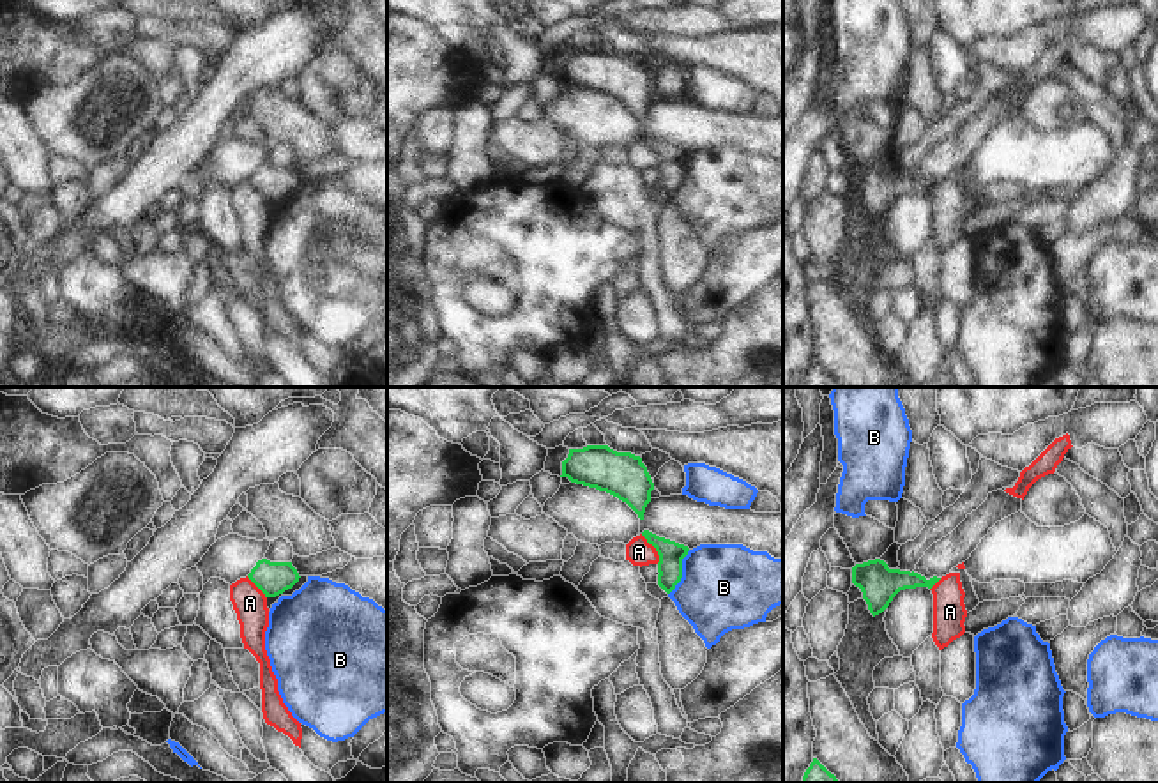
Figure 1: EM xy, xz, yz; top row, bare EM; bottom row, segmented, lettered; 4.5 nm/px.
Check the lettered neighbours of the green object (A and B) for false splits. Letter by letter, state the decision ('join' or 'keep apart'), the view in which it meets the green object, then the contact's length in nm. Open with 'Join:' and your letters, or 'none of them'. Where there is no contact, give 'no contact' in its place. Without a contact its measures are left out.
Join: none of them
A: keep apart; contact in xz; length 160 nm
B: keep apart; contact in xz; length 220 nm

